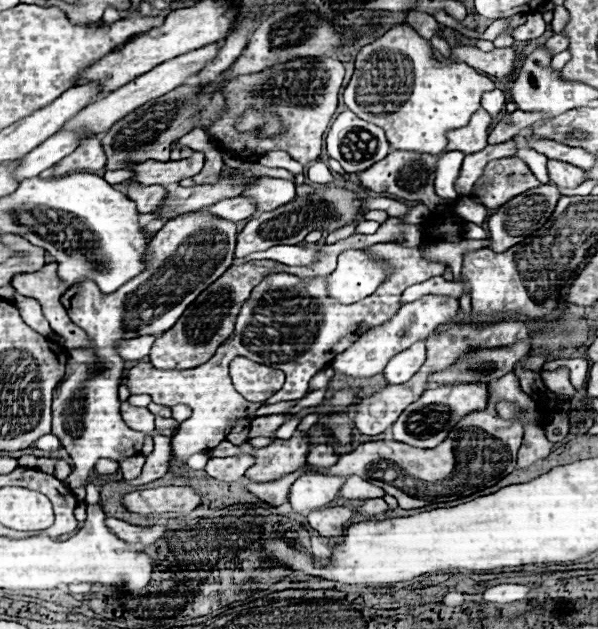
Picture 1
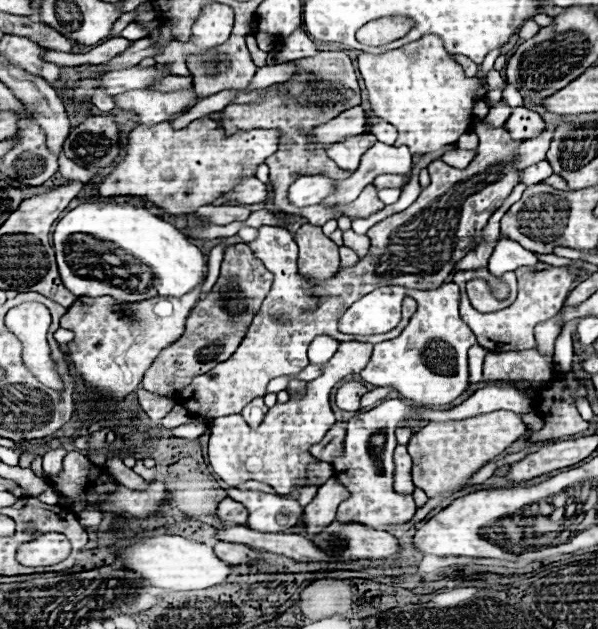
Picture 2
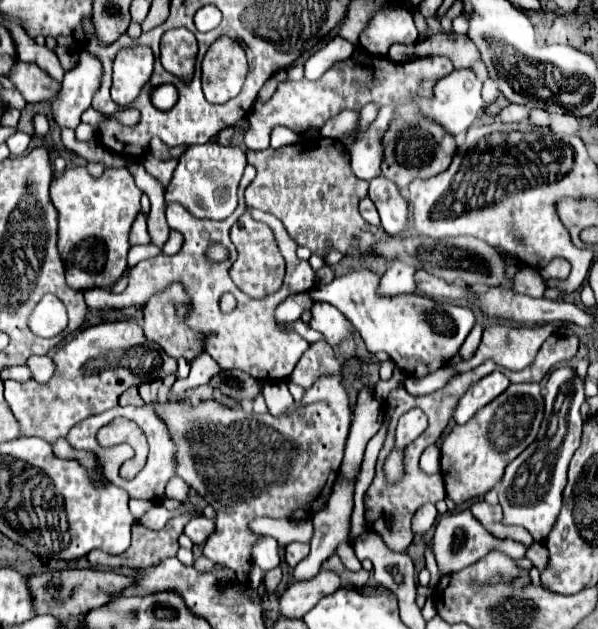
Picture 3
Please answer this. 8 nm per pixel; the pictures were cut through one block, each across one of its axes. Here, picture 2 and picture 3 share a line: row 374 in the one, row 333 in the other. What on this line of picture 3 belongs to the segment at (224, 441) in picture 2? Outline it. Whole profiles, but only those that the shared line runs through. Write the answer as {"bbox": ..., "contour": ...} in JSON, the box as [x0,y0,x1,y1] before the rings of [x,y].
{"bbox":[310,302,352,346],"contour":[[[314,302],[310,328],[320,332],[330,346],[336,346],[348,334],[352,324],[344,318],[344,314],[336,306],[326,302]]]}

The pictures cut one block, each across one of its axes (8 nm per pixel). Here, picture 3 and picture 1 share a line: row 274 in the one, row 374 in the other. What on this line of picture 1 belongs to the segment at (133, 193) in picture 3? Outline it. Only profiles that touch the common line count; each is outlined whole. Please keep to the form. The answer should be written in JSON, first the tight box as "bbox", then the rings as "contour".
{"bbox":[52,208,236,490],"contour":[[[206,208],[196,214],[172,218],[152,236],[152,258],[144,262],[144,274],[132,278],[112,294],[102,294],[94,282],[82,282],[62,296],[70,320],[92,338],[90,350],[74,350],[78,354],[68,354],[66,376],[54,390],[52,402],[52,434],[60,438],[74,460],[74,472],[64,482],[70,490],[84,486],[84,478],[98,458],[122,462],[140,454],[146,440],[144,432],[134,432],[120,416],[118,386],[124,360],[116,354],[116,342],[146,334],[160,336],[172,328],[188,304],[232,266],[236,234],[234,222],[212,218]]]}

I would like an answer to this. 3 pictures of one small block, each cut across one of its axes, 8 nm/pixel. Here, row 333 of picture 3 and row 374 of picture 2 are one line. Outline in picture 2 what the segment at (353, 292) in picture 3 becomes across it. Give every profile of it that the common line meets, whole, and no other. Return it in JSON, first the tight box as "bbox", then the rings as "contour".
{"bbox":[360,282,476,406],"contour":[[[454,282],[434,290],[414,290],[412,298],[418,302],[418,310],[408,326],[398,338],[374,346],[360,376],[372,386],[392,386],[418,406],[448,404],[468,388],[468,348],[476,344],[476,336],[458,314],[460,292]]]}

